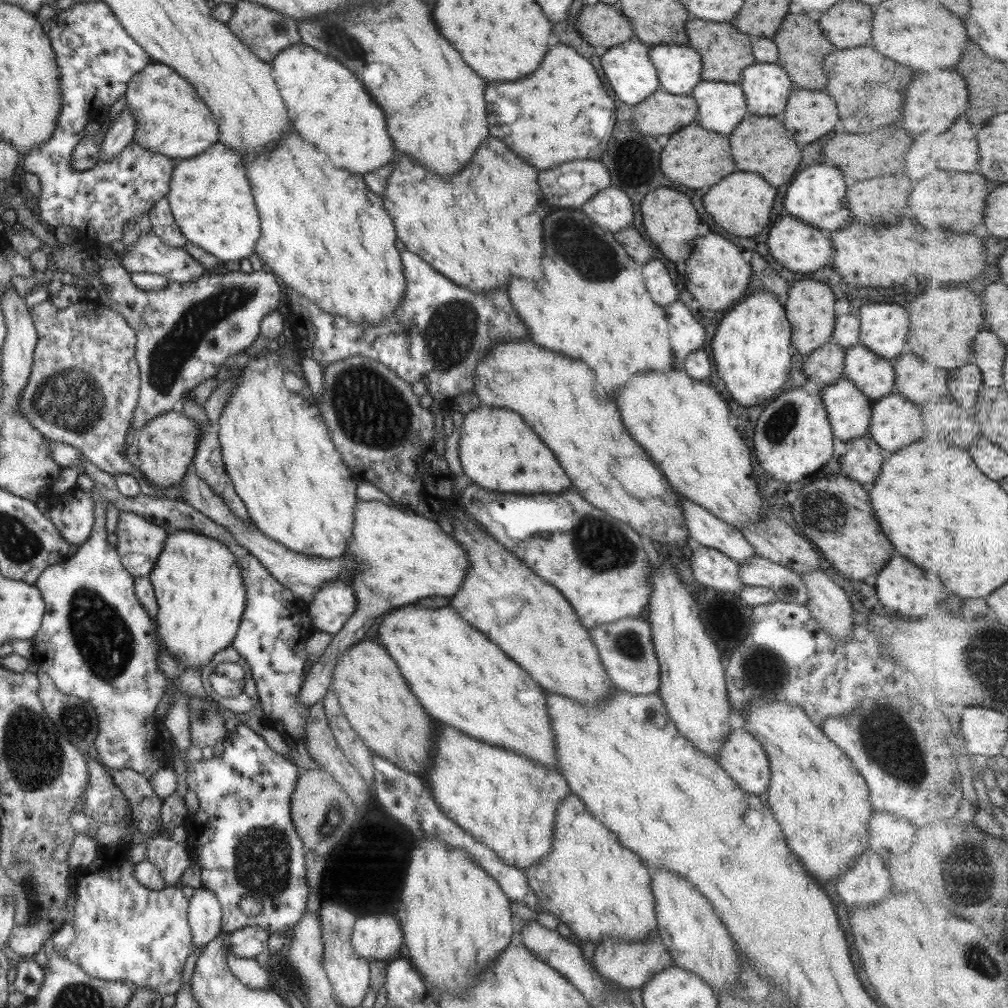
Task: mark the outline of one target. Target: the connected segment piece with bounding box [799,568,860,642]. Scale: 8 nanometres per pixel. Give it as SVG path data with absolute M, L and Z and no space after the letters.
M821 568L803 572L799 574L799 579L805 585L807 593L805 606L819 628L831 638L845 642L860 616L859 612L851 608L851 602L845 592L837 584L833 584L821 572Z

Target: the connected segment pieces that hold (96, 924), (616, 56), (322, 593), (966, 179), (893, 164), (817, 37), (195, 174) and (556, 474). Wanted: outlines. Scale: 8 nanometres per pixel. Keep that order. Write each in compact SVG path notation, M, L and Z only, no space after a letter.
M119 839L116 844L105 844L104 846L98 846L98 850L95 852L95 859L84 867L78 868L74 871L73 877L70 883L75 890L75 902L73 912L73 927L75 939L67 946L61 955L67 958L71 964L81 968L87 976L99 980L111 980L111 982L121 982L121 984L127 984L129 988L132 988L132 992L137 990L137 988L148 988L149 991L154 991L154 994L162 998L168 994L176 994L181 987L181 969L183 968L183 962L187 956L191 953L191 931L188 923L188 900L185 898L181 889L165 888L164 891L156 892L154 890L145 888L143 885L137 882L135 875L133 875L133 864L128 860L129 848L127 847L127 842L123 839Z
M625 42L619 46L609 48L603 56L601 56L601 70L603 76L607 78L613 94L625 102L625 104L637 104L653 92L659 90L658 78L655 72L655 67L649 62L649 55L647 55L648 46L641 44L641 42Z
M340 579L325 582L308 603L311 628L333 636L355 612L355 591Z
M931 172L913 184L909 210L921 226L945 226L953 232L971 232L985 218L987 208L987 180L981 174L971 172Z
M879 128L877 132L869 134L847 134L847 140L841 138L831 138L823 150L825 158L837 166L843 176L847 178L847 186L859 180L867 180L873 176L889 176L895 174L897 170L903 168L903 158L905 152L909 150L911 138L901 130L901 128Z
M786 14L779 30L773 36L773 42L777 44L777 50L779 50L777 64L787 73L793 86L799 86L805 90L819 90L821 86L825 86L827 80L821 70L821 62L833 50L833 45L827 42L821 28L813 20L809 20L803 14Z
M215 142L197 156L181 159L172 168L169 190L164 197L186 241L211 254L217 262L227 263L254 254L260 236L260 220L250 190L241 156Z
M475 407L464 414L463 426L459 429L459 461L463 474L475 482L481 488L487 490L499 490L499 492L521 492L521 494L533 494L533 492L563 492L569 488L569 479L555 460L555 457L541 440L533 434L533 430L523 424L523 420L517 414L501 408Z

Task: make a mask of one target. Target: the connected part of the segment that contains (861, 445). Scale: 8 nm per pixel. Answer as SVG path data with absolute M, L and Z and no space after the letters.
M868 435L846 442L845 453L839 458L839 473L859 482L869 492L875 476L879 474L885 453Z

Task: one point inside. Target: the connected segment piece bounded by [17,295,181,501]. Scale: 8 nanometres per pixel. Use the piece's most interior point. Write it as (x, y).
(83, 386)

